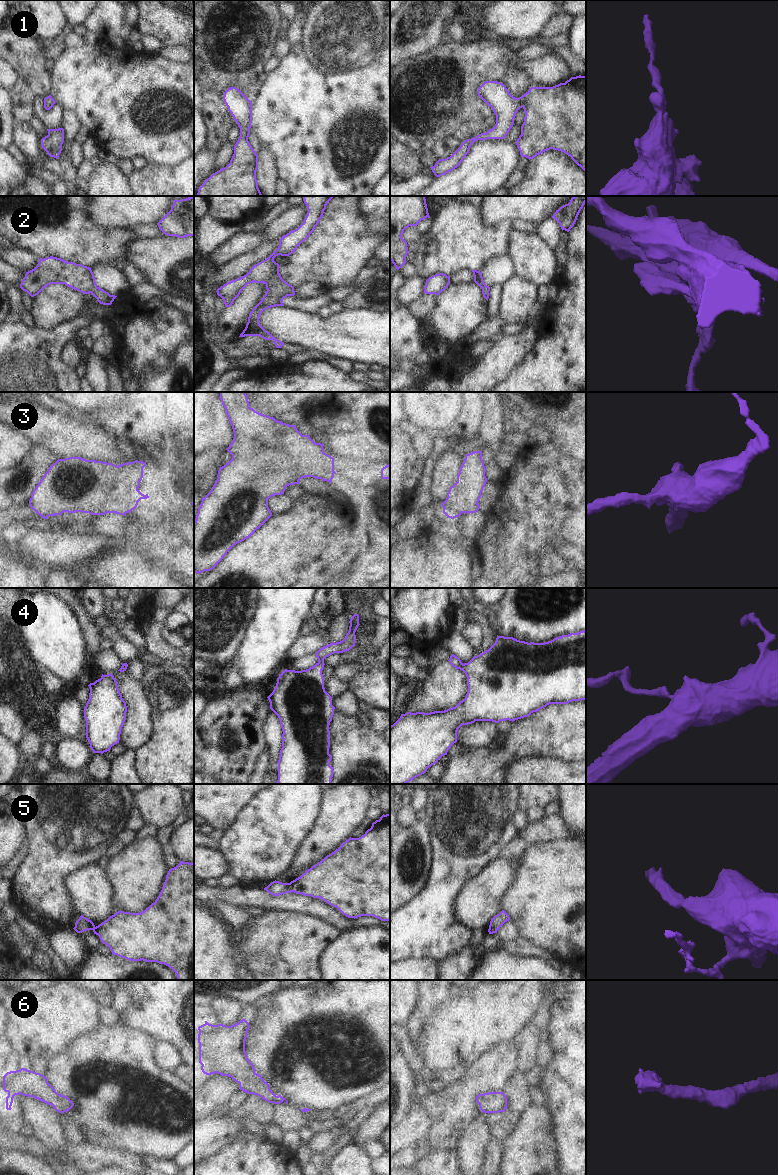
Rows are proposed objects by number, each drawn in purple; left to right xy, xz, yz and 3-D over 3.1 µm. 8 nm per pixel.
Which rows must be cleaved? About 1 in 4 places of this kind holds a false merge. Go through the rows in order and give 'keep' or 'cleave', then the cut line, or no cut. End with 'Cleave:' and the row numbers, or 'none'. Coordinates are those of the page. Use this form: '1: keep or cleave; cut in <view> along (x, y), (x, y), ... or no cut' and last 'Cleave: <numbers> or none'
1: keep; no cut
2: keep; no cut
3: keep; no cut
4: keep; no cut
5: cleave; cut in xz along (289, 883), (289, 888), (292, 891)
6: keep; no cut
Cleave: 5

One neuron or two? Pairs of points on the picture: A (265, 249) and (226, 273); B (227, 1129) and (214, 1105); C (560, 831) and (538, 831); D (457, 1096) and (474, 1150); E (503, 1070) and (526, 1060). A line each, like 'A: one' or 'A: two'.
A: one
B: two
C: one
D: two
E: two

